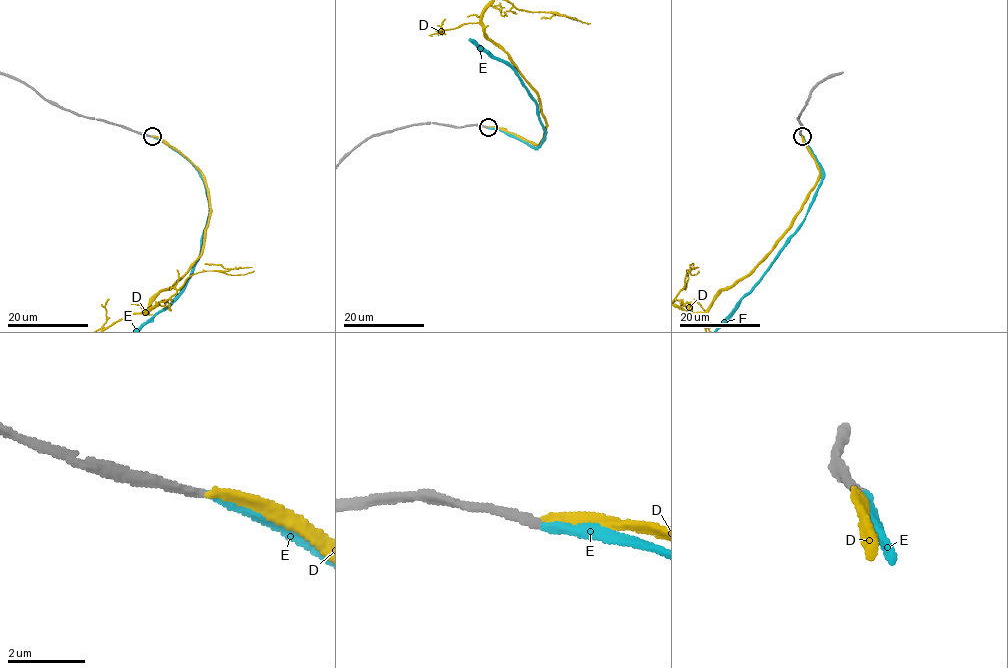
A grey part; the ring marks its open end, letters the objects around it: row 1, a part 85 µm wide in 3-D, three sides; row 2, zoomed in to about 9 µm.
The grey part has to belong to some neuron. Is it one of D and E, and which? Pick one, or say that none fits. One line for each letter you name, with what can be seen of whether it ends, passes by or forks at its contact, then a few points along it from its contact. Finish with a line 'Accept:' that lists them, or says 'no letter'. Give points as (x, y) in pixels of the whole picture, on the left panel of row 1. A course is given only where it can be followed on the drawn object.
E: it ends there
Accept: E

